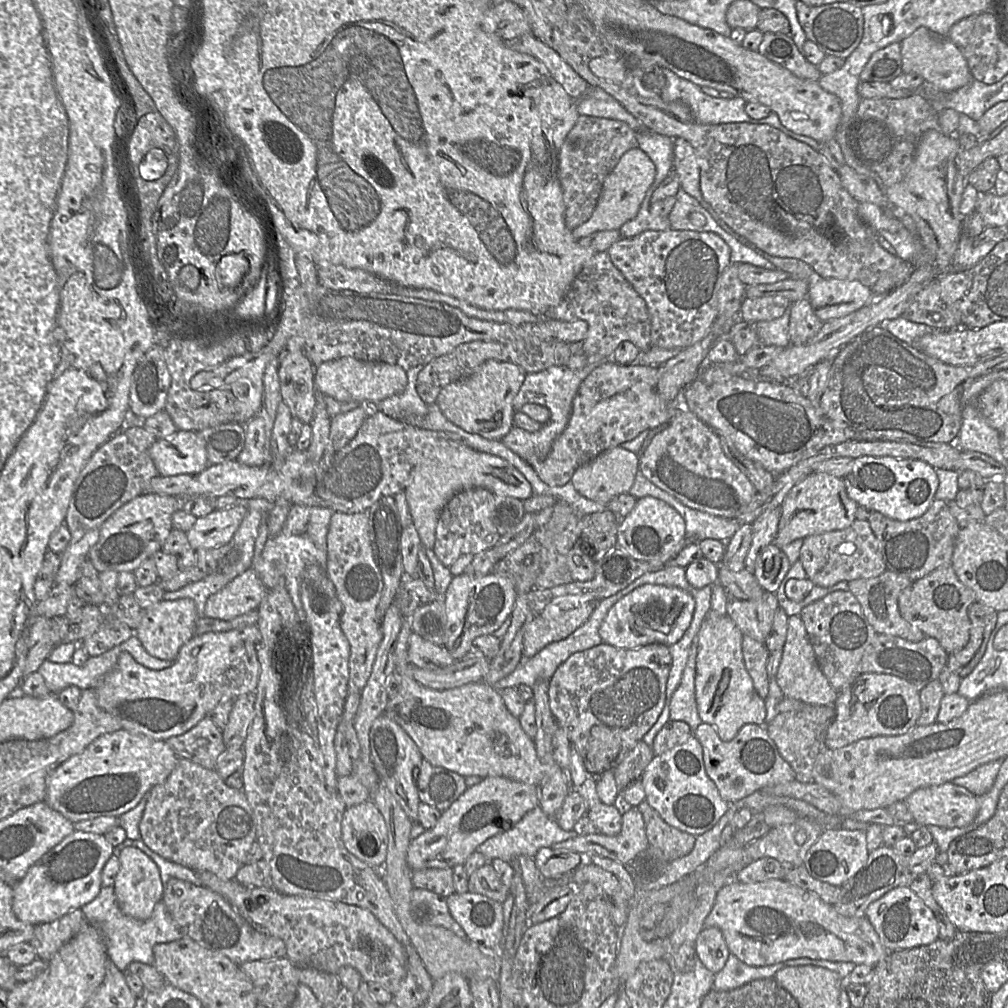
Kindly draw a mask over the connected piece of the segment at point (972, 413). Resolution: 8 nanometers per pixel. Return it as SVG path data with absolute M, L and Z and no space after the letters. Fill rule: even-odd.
M975 404L964 407L960 431L949 444L960 451L986 454L1007 466L1000 446L999 432L989 425Z

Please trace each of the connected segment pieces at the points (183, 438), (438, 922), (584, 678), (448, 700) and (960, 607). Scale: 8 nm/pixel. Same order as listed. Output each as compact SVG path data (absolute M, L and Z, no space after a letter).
M177 430L170 437L158 438L151 445L149 454L160 476L196 476L208 466L205 443L195 431Z
M426 889L411 892L410 911L414 920L423 925L441 926L467 939L462 927L451 916L446 898Z
M601 643L572 654L556 669L549 681L548 697L551 712L584 762L587 760L588 740L593 726L604 726L613 731L621 742L621 749L610 768L616 768L635 745L643 740L664 709L666 687L672 665L669 646L649 644L636 649L619 649Z
M402 615L402 626L394 652L395 672L401 676L401 688L395 697L389 699L385 714L403 728L415 742L423 758L434 766L443 767L463 777L500 776L539 786L544 777L544 767L538 758L534 740L522 729L518 718L508 711L500 691L483 681L446 690L435 690L421 685L411 676L408 659L411 633L411 617Z
M947 564L906 587L898 597L898 608L901 616L912 627L923 632L926 637L937 639L948 654L953 654L960 651L970 639L968 608L975 601L973 592L959 580L951 564Z

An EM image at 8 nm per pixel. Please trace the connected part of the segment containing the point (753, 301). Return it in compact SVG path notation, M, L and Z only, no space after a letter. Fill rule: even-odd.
M782 296L745 298L740 306L738 318L750 324L778 319L789 308L791 302Z

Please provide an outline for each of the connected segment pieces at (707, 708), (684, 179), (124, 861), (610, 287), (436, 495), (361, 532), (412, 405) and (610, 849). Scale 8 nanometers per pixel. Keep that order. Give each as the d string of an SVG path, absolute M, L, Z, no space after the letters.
M710 610L704 618L696 638L695 698L698 713L703 723L716 728L720 739L724 742L731 741L746 724L766 724L765 701L756 692L753 681L745 668L742 637L742 632L728 615L718 615Z
M683 138L674 140L673 171L679 178L681 188L696 199L726 233L735 237L742 244L755 249L744 238L736 235L726 223L722 222L711 205L703 199L700 190L700 170L695 150Z
M130 846L123 848L118 855L120 867L114 882L114 891L121 911L139 920L148 919L157 902L163 898L164 885L155 862L140 849Z
M596 252L574 279L559 305L542 316L543 320L585 321L588 332L581 352L589 362L610 359L619 344L632 342L644 353L651 347L651 320L645 301L613 265L607 252Z
M448 442L448 444L439 444L433 448L430 455L413 471L404 489L412 513L413 524L423 546L427 549L433 549L438 519L448 501L460 491L477 487L488 489L494 495L511 496L522 501L533 496L532 486L525 476L500 457L477 451L465 443Z
M334 512L327 533L326 573L342 604L340 626L350 645L348 693L361 693L365 687L382 640L377 606L383 577L374 559L369 537L368 512Z
M414 367L407 370L406 373L408 382L406 389L404 390L403 393L393 395L380 401L371 401L371 402L376 402L376 405L374 407L375 410L384 413L386 416L392 419L403 421L412 425L412 421L414 420L414 418L423 418L427 414L428 405L423 402L423 400L420 398L420 396L416 391L416 380L419 371L415 371Z
M632 807L622 815L622 828L618 835L576 835L550 848L557 852L576 852L584 858L599 855L627 865L644 854L648 845L643 816L637 807Z

